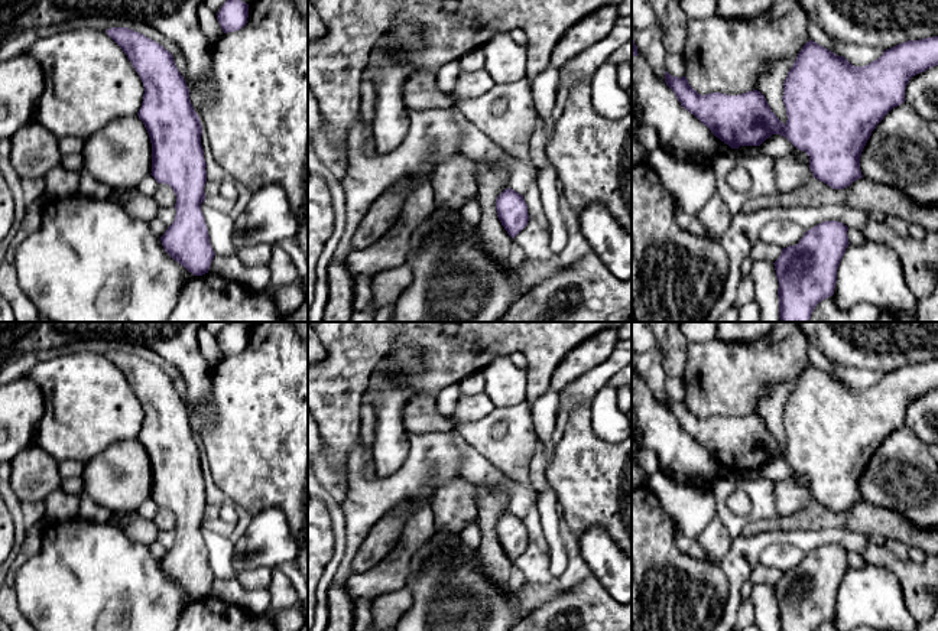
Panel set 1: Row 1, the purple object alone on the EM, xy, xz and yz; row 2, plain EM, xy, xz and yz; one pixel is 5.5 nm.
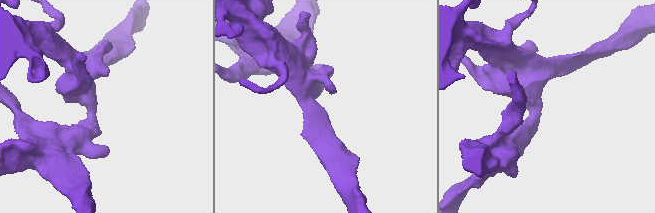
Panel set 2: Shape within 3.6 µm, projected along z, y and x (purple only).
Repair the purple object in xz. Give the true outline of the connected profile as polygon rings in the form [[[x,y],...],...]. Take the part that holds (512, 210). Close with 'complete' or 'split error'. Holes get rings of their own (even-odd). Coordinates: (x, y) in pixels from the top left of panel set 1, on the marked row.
[[[510,188],[497,196],[496,211],[502,225],[512,238],[528,225],[529,214],[523,195]]]; complete

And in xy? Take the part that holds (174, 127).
[[[111,27],[107,35],[123,49],[139,74],[143,87],[143,103],[137,113],[143,121],[152,143],[152,176],[158,183],[169,185],[176,195],[175,221],[160,237],[165,251],[194,276],[208,273],[215,256],[207,224],[201,211],[205,201],[207,163],[201,146],[202,126],[195,113],[189,90],[173,56],[158,42],[129,27]]]; complete

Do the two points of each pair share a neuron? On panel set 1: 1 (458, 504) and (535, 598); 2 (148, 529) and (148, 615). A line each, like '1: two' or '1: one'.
1: two
2: two

